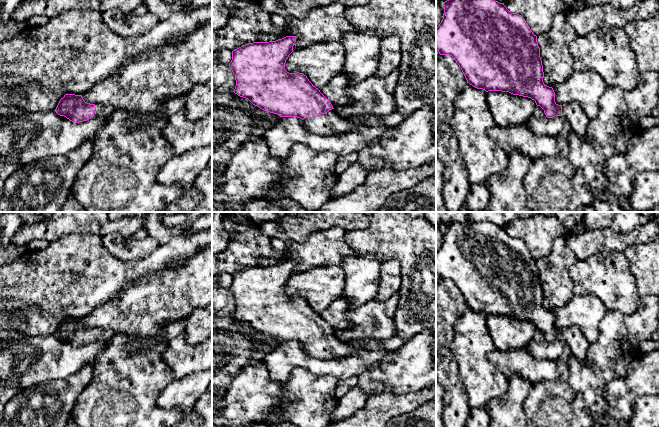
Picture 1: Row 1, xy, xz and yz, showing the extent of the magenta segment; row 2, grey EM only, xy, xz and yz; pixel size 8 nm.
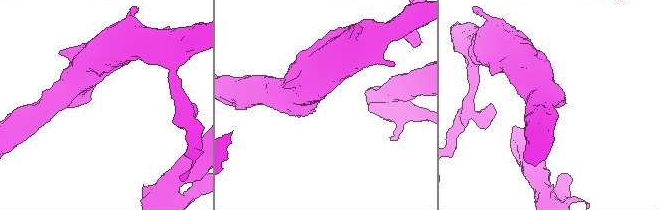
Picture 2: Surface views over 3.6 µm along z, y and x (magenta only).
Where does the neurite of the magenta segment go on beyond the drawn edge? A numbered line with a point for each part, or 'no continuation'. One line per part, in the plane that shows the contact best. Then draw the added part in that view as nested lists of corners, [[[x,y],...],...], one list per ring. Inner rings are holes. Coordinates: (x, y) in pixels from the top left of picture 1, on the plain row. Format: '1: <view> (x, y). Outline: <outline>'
1: xz (330, 347). Outline: [[[335,333],[329,334],[316,342],[305,342],[303,348],[308,355],[322,360],[346,357],[355,350],[354,346],[348,342],[341,342]]]

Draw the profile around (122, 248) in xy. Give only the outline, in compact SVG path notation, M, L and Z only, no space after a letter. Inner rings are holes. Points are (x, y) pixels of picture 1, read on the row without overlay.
M109 234L103 236L102 241L108 252L120 261L146 258L160 246L160 243L151 236L136 240L133 236L123 237L120 234Z

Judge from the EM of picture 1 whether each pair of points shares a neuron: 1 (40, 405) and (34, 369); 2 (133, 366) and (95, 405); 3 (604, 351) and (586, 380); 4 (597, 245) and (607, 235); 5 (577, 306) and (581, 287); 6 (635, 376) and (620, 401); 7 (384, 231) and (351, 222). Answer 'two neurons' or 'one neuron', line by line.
1: two neurons
2: one neuron
3: one neuron
4: one neuron
5: two neurons
6: one neuron
7: two neurons

